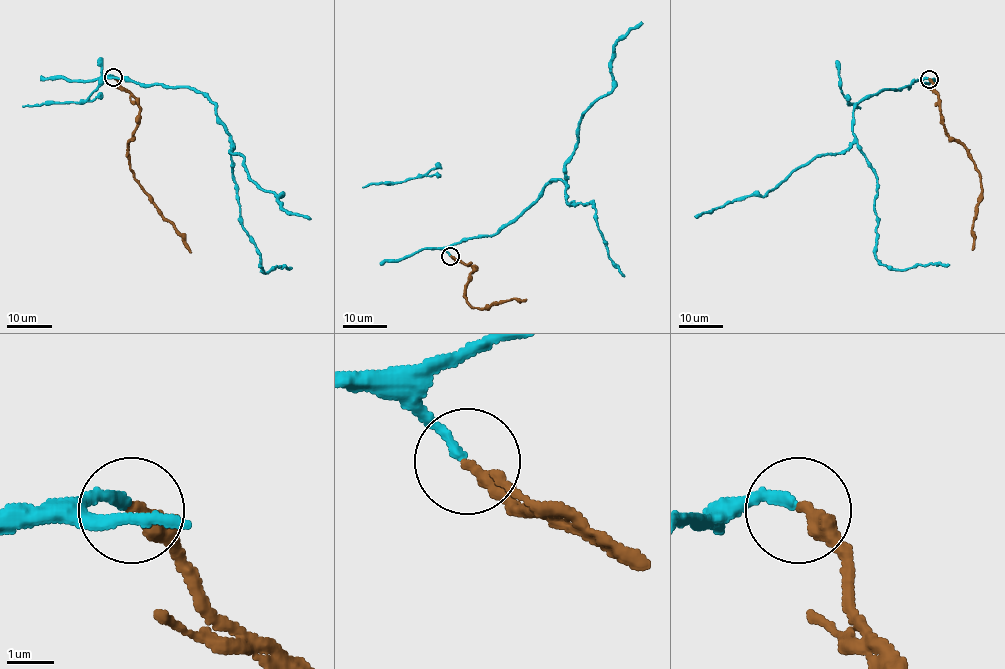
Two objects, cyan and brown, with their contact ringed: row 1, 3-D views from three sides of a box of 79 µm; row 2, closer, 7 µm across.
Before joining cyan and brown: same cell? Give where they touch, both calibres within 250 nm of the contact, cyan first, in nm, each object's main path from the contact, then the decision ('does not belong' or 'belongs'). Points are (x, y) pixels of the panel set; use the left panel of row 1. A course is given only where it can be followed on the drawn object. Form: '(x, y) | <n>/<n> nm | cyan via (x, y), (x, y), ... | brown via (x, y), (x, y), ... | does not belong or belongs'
(113, 77) | 200/340 nm | cyan via (112, 77), (192, 87), (215, 106), (216, 118), (230, 136), (242, 228), (264, 272), (292, 268) | brown via (113, 77), (136, 99), (140, 109), (128, 148), (129, 168), (135, 180), (191, 252) | belongs

